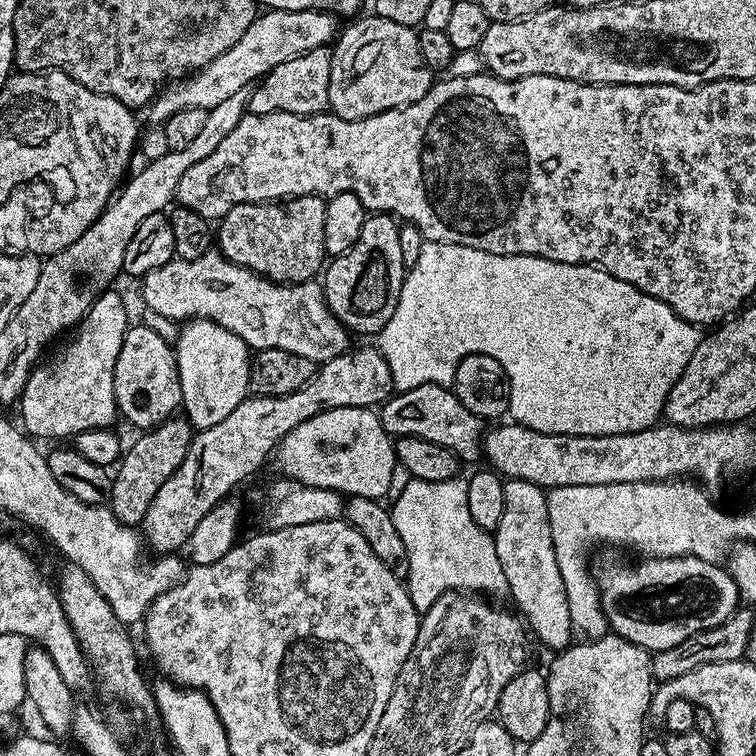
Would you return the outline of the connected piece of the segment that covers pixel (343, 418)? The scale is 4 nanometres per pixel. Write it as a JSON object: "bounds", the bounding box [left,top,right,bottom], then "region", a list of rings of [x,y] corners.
{"bounds":[274,408,398,501],"region":[[[335,408],[314,414],[282,438],[274,453],[274,464],[275,460],[281,477],[329,488],[348,498],[361,496],[376,501],[387,497],[390,478],[398,467],[393,437],[371,408]]]}

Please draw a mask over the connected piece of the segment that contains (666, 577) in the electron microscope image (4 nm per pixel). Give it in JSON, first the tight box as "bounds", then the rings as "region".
{"bounds":[594,556,741,653],"region":[[[693,556],[636,559],[640,560],[633,564],[608,560],[594,579],[600,590],[600,609],[604,611],[607,627],[631,644],[648,649],[649,653],[670,650],[670,646],[686,642],[690,634],[722,626],[741,607],[738,586],[734,586],[727,567]]]}

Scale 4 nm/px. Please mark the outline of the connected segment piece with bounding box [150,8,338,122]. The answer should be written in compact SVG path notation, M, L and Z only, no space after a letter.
M264 10L257 15L256 21L226 50L226 54L218 54L214 62L210 62L199 72L193 73L177 86L168 86L157 95L150 105L153 121L169 120L178 110L191 108L213 108L218 106L230 94L238 94L249 86L263 80L267 72L274 66L282 66L282 62L290 62L290 58L298 58L302 54L310 54L310 50L327 48L337 39L337 17L331 12L314 10Z

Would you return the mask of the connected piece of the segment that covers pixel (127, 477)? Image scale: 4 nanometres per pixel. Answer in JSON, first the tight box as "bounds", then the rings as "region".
{"bounds":[110,423,194,526],"region":[[[167,423],[158,424],[139,433],[140,436],[132,444],[132,449],[123,453],[122,459],[115,465],[112,478],[112,495],[110,507],[118,522],[133,526],[143,525],[146,510],[150,510],[150,502],[154,502],[154,494],[162,487],[162,482],[182,466],[182,458],[186,458],[186,450],[190,450],[194,432],[191,427],[168,428]]]}

